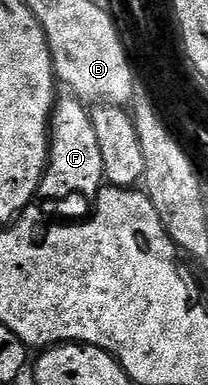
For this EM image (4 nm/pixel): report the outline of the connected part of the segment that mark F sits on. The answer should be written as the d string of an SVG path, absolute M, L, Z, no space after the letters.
M70 93L60 94L51 112L47 167L39 182L39 195L48 201L64 199L70 195L83 195L86 199L94 200L104 185L101 148L97 145L97 132L93 129L91 112L84 100Z

